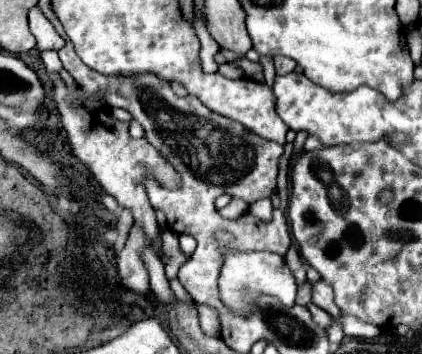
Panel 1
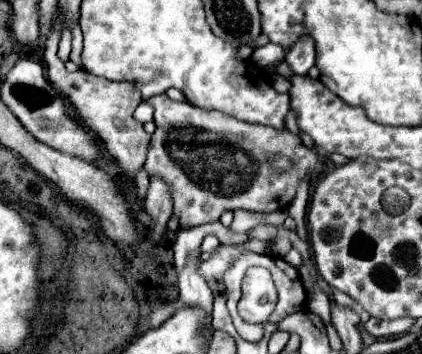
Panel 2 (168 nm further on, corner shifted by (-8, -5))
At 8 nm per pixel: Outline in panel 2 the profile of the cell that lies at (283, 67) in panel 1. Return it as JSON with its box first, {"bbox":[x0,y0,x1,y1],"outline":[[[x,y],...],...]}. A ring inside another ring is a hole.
{"bbox":[286,35,316,75],"outline":[[[302,35],[286,53],[286,61],[296,75],[306,75],[316,61],[316,45],[310,35]]]}

